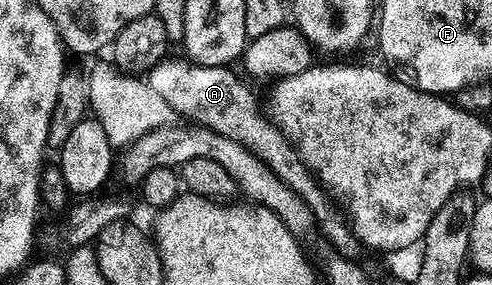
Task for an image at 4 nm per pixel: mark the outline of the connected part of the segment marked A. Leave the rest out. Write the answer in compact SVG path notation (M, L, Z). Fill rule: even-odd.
M166 58L150 68L147 79L151 90L156 90L163 102L171 106L178 117L192 122L207 130L215 130L215 134L223 134L223 138L231 138L247 150L251 150L280 178L307 206L311 206L311 214L317 220L317 228L326 236L328 243L338 250L349 250L355 244L355 237L349 231L348 223L342 218L338 207L331 201L329 194L318 184L316 177L306 167L301 156L290 144L289 140L274 127L272 121L257 110L257 102L248 86L232 71L232 67L208 68L202 64L194 64L188 59L172 60Z

